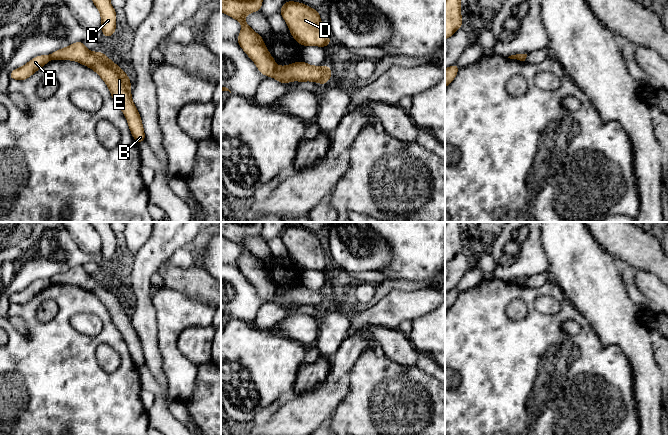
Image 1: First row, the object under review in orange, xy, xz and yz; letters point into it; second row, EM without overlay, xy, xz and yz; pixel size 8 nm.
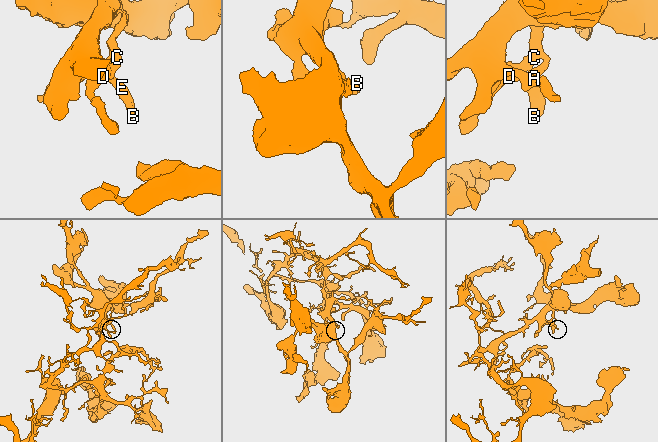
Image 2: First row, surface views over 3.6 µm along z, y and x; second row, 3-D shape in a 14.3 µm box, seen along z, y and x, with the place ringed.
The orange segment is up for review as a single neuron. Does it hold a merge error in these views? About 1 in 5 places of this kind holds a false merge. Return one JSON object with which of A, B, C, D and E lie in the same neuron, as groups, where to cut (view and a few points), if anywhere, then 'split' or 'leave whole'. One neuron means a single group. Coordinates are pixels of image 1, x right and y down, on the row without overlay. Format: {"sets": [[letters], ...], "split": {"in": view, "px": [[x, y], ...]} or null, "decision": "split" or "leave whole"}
{"sets": [["A", "B", "C", "D", "E"]], "split": null, "decision": "leave whole"}

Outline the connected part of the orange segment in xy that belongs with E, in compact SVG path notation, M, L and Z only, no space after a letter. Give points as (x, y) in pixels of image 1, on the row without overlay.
M83 265L56 274L51 279L37 280L24 290L11 295L9 302L26 304L53 283L73 284L94 294L107 308L113 324L125 339L135 365L141 367L146 364L140 338L132 325L130 302L101 275L89 275Z

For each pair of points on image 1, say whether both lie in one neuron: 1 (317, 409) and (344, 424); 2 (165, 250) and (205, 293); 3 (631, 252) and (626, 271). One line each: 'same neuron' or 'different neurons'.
1: different neurons
2: different neurons
3: different neurons

